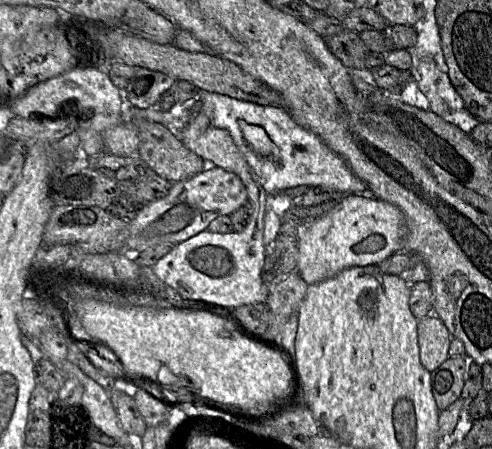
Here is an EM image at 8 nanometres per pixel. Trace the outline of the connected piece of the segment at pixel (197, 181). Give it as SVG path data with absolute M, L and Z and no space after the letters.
M217 166L203 170L186 180L172 183L165 197L144 204L129 221L130 236L125 250L111 252L139 253L162 243L178 244L207 230L211 221L221 215L230 215L247 199L247 190L235 173Z

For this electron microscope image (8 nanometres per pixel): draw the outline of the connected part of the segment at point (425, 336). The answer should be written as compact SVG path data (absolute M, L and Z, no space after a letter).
M436 315L418 320L417 338L421 364L429 372L438 368L449 357L452 336Z

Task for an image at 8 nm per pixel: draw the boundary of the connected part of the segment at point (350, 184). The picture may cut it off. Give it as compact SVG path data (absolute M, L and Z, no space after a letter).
M200 90L200 100L202 101L201 110L209 117L210 126L229 132L235 145L243 154L267 194L281 193L286 189L299 185L308 185L311 187L328 187L341 194L355 194L365 198L375 198L367 185L351 171L347 163L316 134L299 125L286 109L263 106L205 90Z

